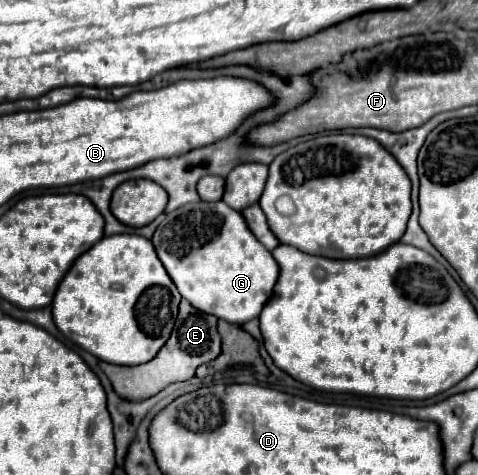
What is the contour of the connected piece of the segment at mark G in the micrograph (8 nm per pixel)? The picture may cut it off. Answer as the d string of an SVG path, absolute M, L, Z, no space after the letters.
M191 203L169 213L153 235L155 251L179 289L195 309L235 325L259 317L279 277L273 255L251 235L243 215L227 203Z

